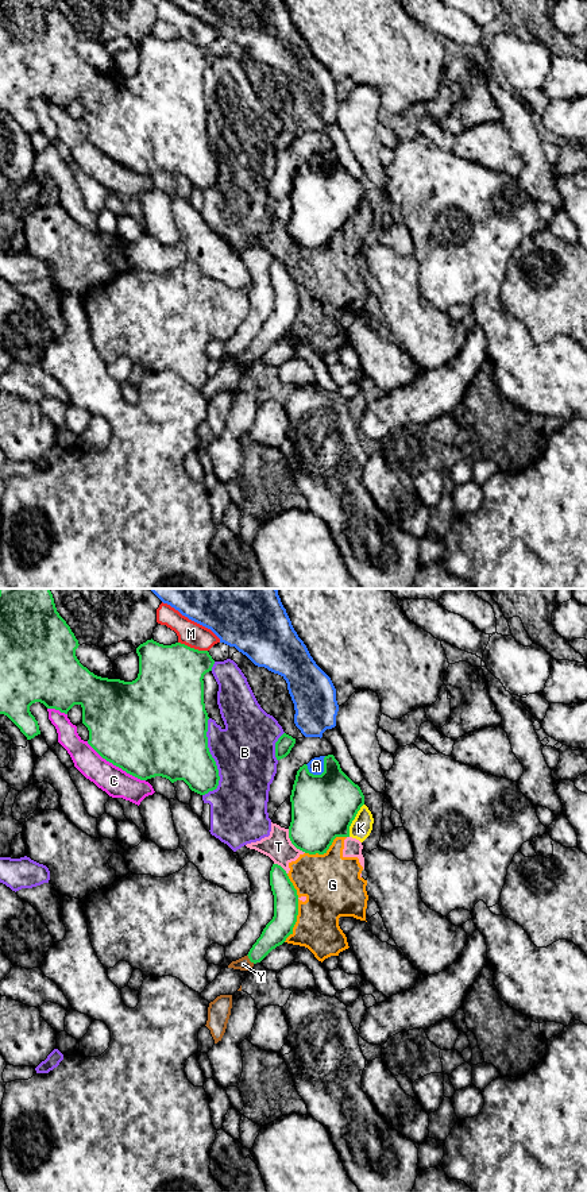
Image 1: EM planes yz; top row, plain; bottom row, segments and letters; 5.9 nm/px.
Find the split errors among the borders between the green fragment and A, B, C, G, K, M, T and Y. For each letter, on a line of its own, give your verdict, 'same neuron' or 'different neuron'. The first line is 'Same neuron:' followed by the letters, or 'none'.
Same neuron: Y
A: different neuron
B: different neuron
C: different neuron
G: different neuron
K: different neuron
M: different neuron
T: different neuron
Y: same neuron

